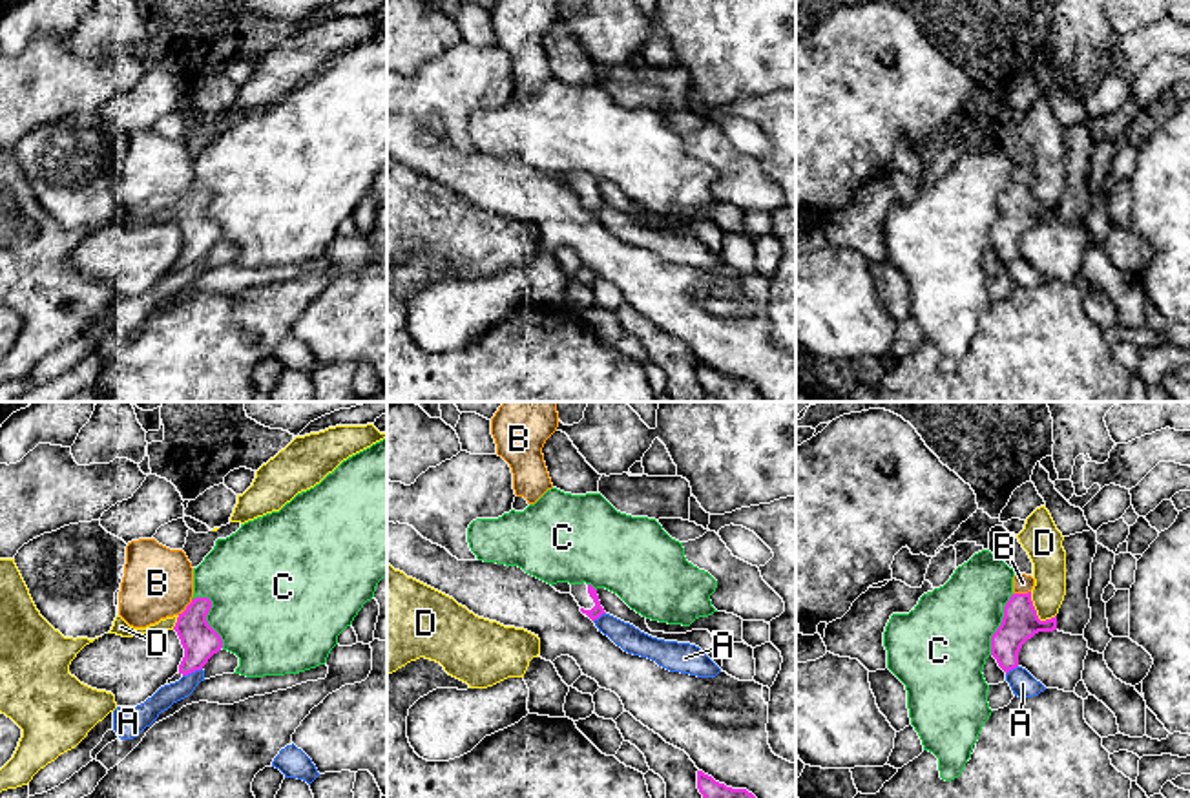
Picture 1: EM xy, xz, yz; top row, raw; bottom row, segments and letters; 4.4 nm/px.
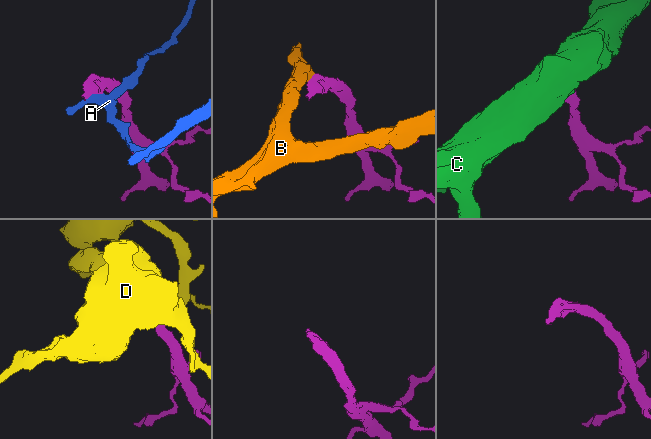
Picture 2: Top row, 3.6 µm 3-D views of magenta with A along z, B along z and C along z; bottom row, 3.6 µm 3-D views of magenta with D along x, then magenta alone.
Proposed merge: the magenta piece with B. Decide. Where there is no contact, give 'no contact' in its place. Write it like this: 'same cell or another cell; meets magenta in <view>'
same cell; meets magenta in xy

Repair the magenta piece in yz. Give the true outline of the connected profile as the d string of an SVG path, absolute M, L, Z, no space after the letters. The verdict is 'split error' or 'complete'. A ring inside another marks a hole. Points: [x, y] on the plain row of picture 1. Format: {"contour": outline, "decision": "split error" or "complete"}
{"contour": "M1015 163L1013 186L1004 197L1004 208L997 223L991 226L991 247L1007 265L1018 257L1018 243L1022 236L1039 223L1057 221L1057 206L1040 212L1031 192L1035 170Z", "decision": "split error"}

